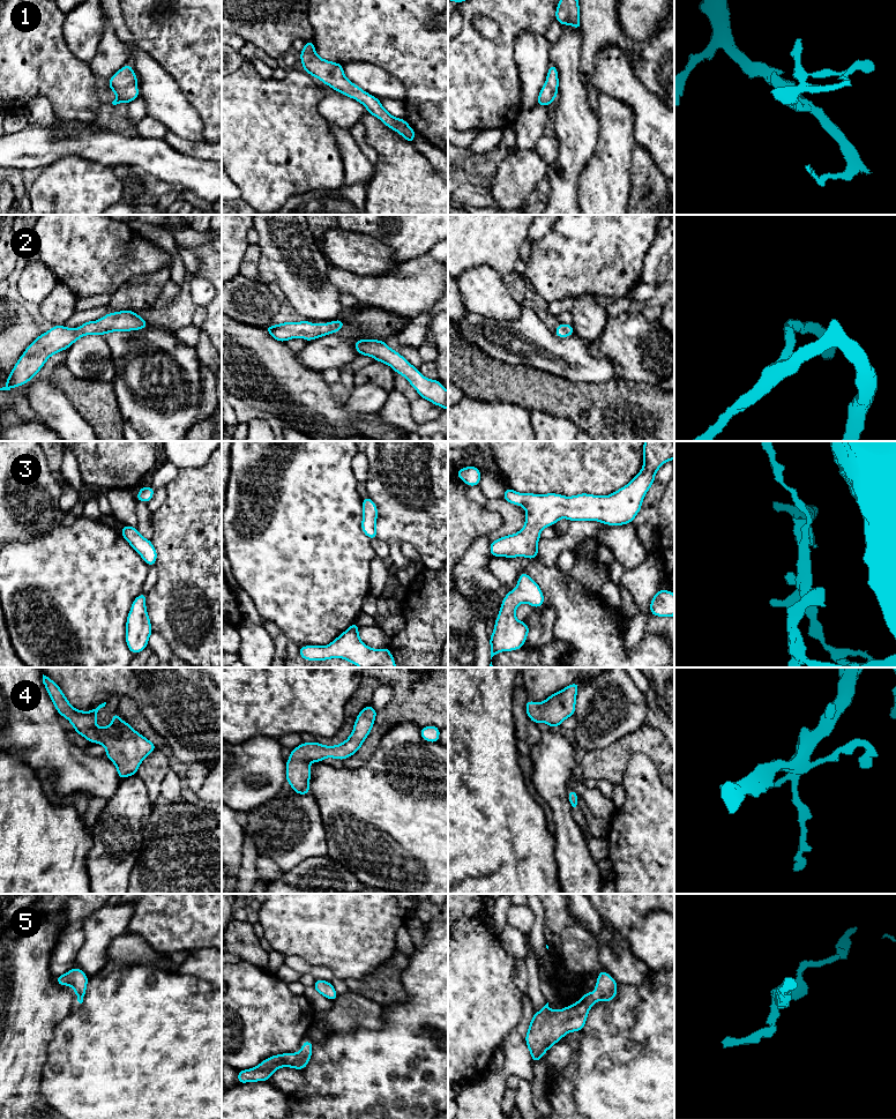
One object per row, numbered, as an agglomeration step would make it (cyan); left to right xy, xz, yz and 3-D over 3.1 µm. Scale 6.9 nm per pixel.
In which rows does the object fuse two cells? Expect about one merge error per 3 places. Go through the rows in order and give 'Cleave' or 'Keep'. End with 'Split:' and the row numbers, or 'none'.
1: Keep
2: Keep
3: Keep
4: Keep
5: Keep
Split: none

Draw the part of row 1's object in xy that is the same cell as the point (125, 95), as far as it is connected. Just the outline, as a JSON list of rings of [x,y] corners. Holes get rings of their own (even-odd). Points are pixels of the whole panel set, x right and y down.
[[[125,65],[110,79],[109,88],[117,95],[117,98],[112,102],[113,105],[128,104],[139,98],[137,77],[132,68],[132,65]]]

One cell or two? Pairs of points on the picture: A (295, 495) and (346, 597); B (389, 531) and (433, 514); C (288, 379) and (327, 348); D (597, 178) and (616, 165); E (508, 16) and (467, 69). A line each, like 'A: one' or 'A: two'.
A: one
B: one
C: two
D: one
E: one

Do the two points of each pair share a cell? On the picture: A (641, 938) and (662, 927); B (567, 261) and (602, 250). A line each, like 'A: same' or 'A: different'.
A: same
B: same

